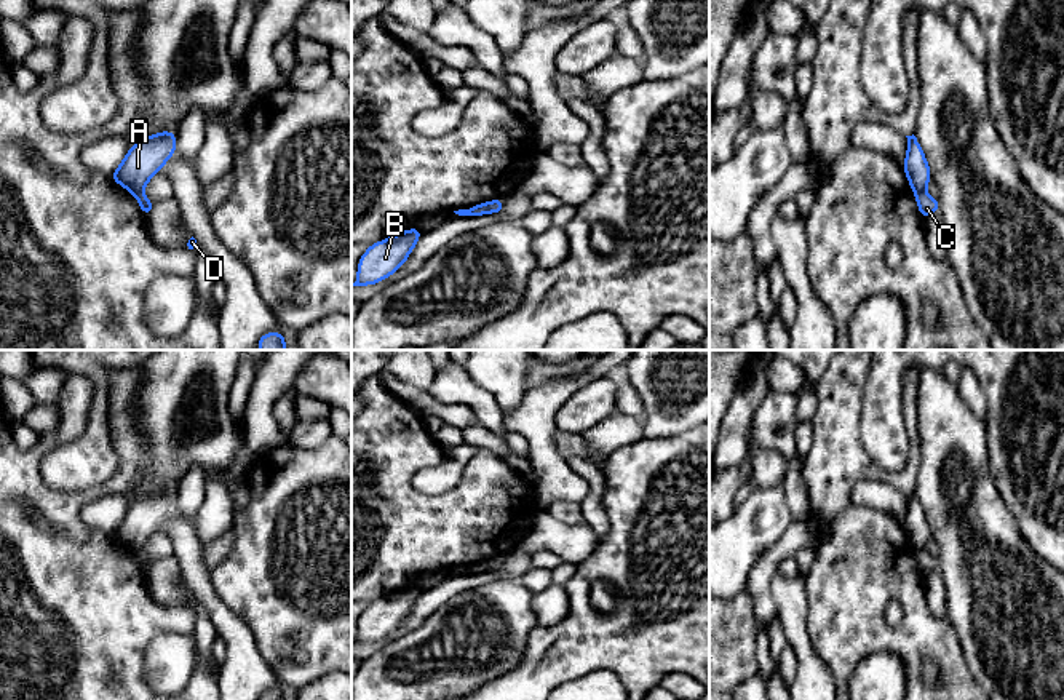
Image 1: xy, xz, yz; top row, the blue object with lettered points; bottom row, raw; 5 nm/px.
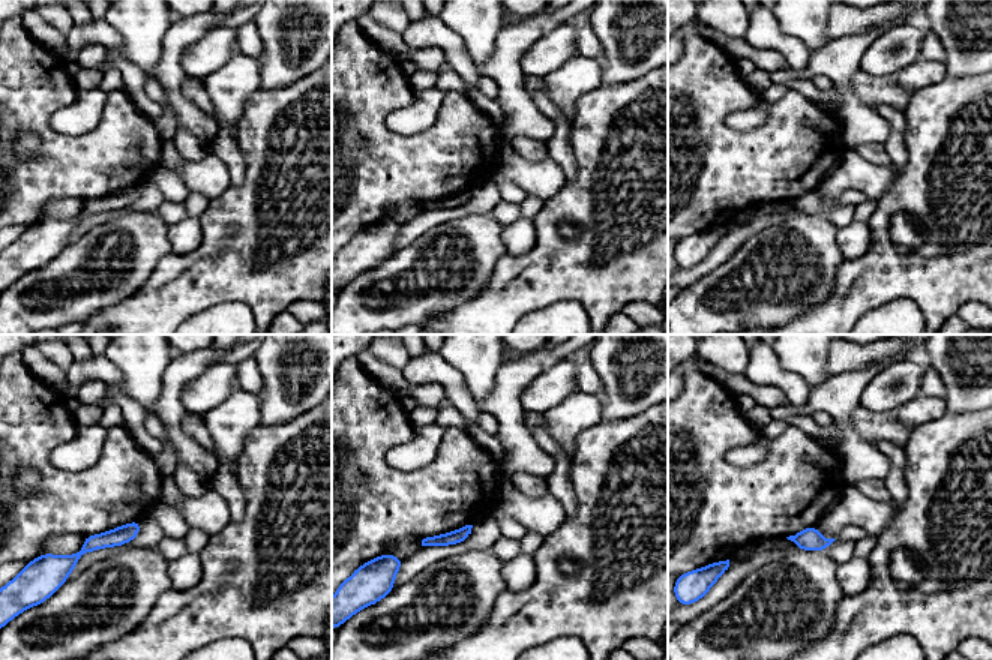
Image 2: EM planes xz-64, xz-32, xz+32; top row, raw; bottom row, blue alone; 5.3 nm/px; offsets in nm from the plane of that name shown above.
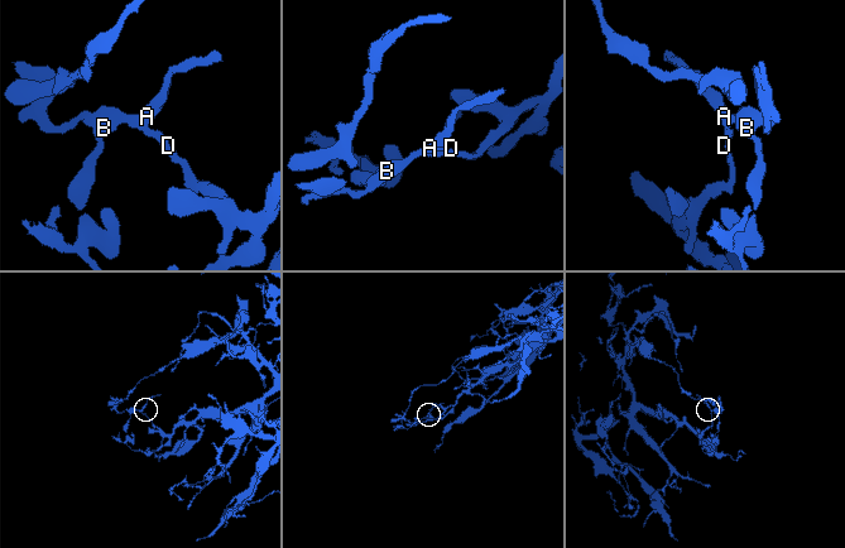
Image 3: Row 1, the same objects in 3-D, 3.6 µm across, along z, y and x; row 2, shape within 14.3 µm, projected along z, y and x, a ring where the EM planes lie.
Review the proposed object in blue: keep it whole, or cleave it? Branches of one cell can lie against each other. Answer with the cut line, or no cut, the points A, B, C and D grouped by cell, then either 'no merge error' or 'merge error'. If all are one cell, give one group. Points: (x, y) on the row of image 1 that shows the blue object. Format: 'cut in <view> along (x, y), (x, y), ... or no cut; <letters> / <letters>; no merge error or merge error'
no cut; A B C D; no merge error

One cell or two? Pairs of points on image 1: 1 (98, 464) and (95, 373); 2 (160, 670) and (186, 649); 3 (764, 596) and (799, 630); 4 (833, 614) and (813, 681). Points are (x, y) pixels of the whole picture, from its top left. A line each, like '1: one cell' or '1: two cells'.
1: one cell
2: one cell
3: two cells
4: two cells

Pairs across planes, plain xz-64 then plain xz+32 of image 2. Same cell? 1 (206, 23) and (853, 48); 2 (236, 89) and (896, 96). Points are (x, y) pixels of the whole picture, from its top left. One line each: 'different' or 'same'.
1: same
2: different

